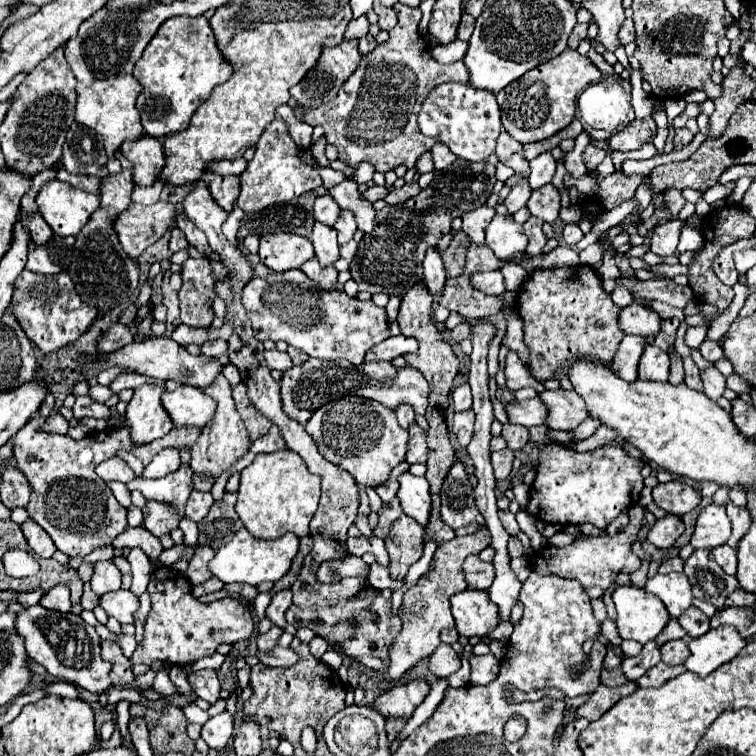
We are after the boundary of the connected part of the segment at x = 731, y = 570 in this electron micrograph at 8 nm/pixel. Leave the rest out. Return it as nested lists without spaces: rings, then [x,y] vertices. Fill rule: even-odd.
[[[717,546],[711,550],[715,562],[727,572],[727,574],[735,574],[737,572],[737,552],[731,546]]]

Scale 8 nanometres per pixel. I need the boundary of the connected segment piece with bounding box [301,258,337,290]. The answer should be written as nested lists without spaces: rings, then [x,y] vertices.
[[[311,258],[307,260],[301,270],[323,290],[333,290],[337,286],[337,270],[331,268],[331,270],[323,270],[323,266],[319,266],[317,258]]]

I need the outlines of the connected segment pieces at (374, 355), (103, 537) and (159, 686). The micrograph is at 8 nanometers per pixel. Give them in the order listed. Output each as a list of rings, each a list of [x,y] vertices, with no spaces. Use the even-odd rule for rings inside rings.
[[[391,336],[387,340],[383,340],[381,344],[377,344],[375,348],[371,348],[365,354],[365,362],[367,360],[393,360],[397,356],[403,356],[407,352],[415,352],[417,350],[417,340],[409,338],[409,336]]]
[[[43,416],[31,418],[19,434],[13,438],[13,456],[17,468],[25,474],[31,486],[31,502],[27,506],[29,516],[51,536],[55,546],[67,556],[87,556],[93,548],[111,546],[111,542],[127,528],[127,510],[115,500],[113,492],[95,474],[95,466],[107,458],[117,456],[119,450],[139,456],[147,466],[161,450],[177,448],[191,450],[199,438],[199,428],[175,426],[167,436],[151,444],[135,444],[129,428],[105,428],[101,432],[89,434],[87,438],[75,442],[71,436],[49,434],[41,430],[45,424]]]
[[[155,662],[151,668],[157,672],[155,682],[153,682],[153,690],[157,694],[161,694],[161,696],[173,696],[173,694],[179,692],[179,688],[169,680],[169,672],[167,672],[167,668],[161,662]]]

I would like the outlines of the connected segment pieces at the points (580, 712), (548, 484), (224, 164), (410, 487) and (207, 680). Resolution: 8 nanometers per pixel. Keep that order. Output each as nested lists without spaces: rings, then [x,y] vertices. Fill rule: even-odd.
[[[627,680],[623,686],[619,688],[611,688],[611,686],[605,686],[605,684],[599,684],[597,690],[591,694],[591,698],[579,706],[575,710],[575,716],[577,718],[589,718],[591,722],[597,720],[599,716],[603,716],[609,708],[613,708],[623,696],[629,696],[633,694],[635,690],[639,688],[639,684],[635,680]]]
[[[617,442],[591,452],[547,444],[539,452],[537,478],[531,484],[527,512],[543,524],[567,526],[591,522],[599,528],[607,528],[623,510],[639,502],[639,494],[643,490],[643,466],[643,460],[631,458]]]
[[[243,156],[233,158],[233,160],[219,160],[219,162],[209,162],[207,164],[207,174],[243,174],[247,168],[247,162]]]
[[[409,472],[401,474],[399,478],[399,490],[397,498],[401,500],[401,506],[407,516],[417,520],[423,528],[429,524],[431,518],[431,494],[429,494],[429,482],[425,478],[411,476]]]
[[[199,670],[199,672],[191,672],[187,676],[189,684],[193,686],[195,694],[203,700],[207,700],[209,704],[215,704],[219,700],[219,692],[221,692],[221,686],[219,686],[219,678],[217,678],[217,672],[215,670]]]

